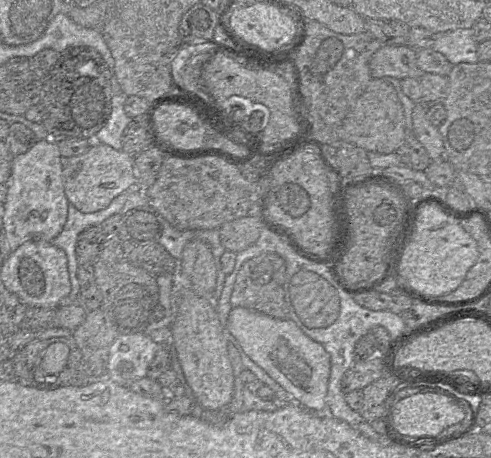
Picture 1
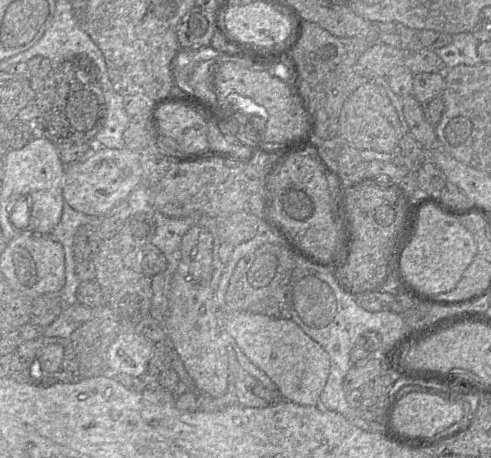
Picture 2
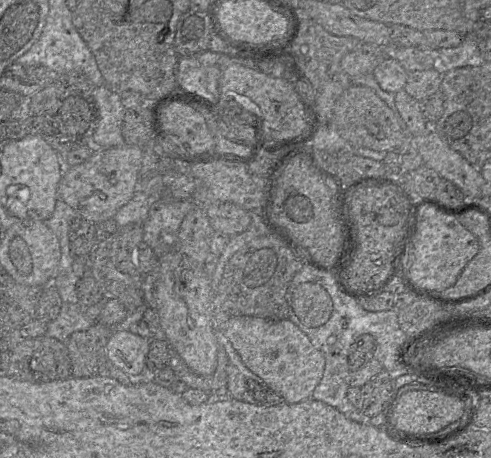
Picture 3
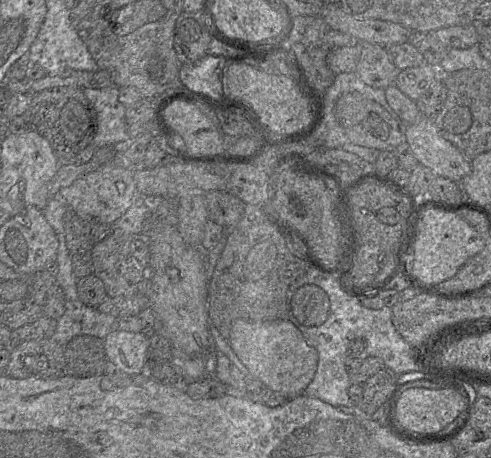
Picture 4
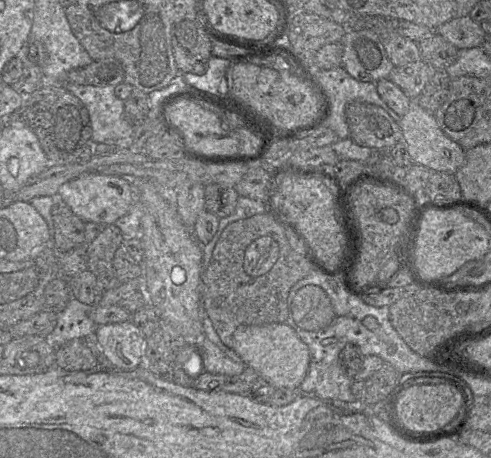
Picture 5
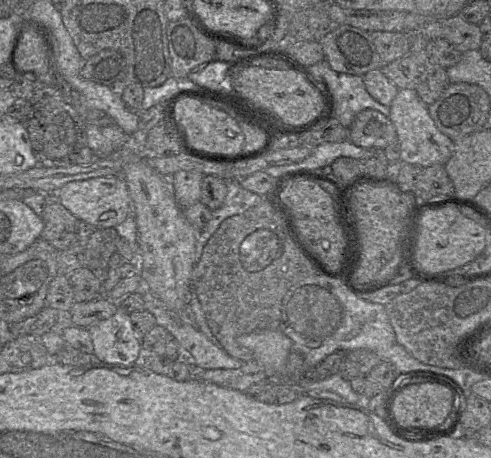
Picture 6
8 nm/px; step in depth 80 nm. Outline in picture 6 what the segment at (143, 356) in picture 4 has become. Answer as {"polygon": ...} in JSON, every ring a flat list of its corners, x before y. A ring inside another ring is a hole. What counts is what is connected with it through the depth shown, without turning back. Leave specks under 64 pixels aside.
{"polygon":[[118,308,114,315,87,330,93,343,93,355,98,360,119,366,136,365,142,341,134,334,128,312]]}

